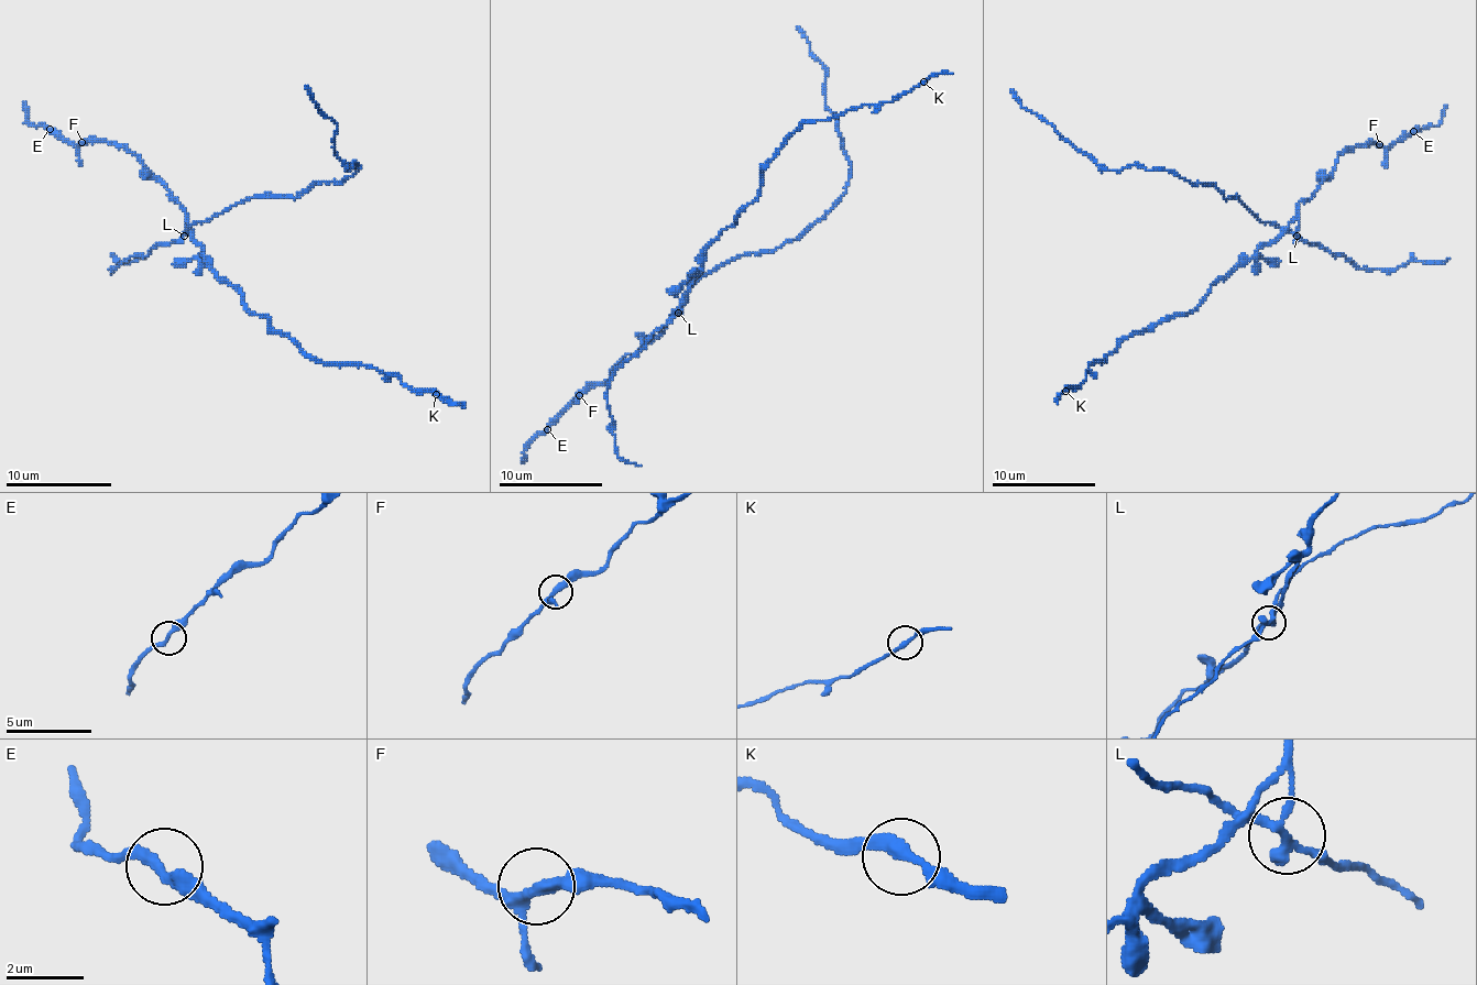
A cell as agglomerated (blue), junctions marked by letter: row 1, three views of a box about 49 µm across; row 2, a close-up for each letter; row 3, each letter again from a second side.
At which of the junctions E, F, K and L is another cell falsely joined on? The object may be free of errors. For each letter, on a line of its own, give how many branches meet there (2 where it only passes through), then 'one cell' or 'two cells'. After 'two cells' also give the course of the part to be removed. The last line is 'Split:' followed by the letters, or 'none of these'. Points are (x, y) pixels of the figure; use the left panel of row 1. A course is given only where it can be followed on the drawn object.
E: 2 branches meet; one cell
F: 3 branches meet; one cell
K: 2 branches meet; one cell
L: 3 branches meet; two cells; foreign part runs (183, 234), (249, 197), (299, 197), (316, 182), (340, 182), (361, 168), (335, 155), (337, 126), (305, 86)
Split: L

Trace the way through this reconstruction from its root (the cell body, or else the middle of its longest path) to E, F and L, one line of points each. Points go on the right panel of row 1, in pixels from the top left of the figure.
E: (1281, 230), (1297, 215), (1297, 207), (1306, 201), (1335, 170), (1341, 154), (1366, 144), (1392, 146), (1413, 131)
F: (1281, 230), (1297, 215), (1297, 207), (1306, 201), (1335, 170), (1341, 154), (1356, 146), (1379, 144)
L: (1281, 230), (1297, 234)

